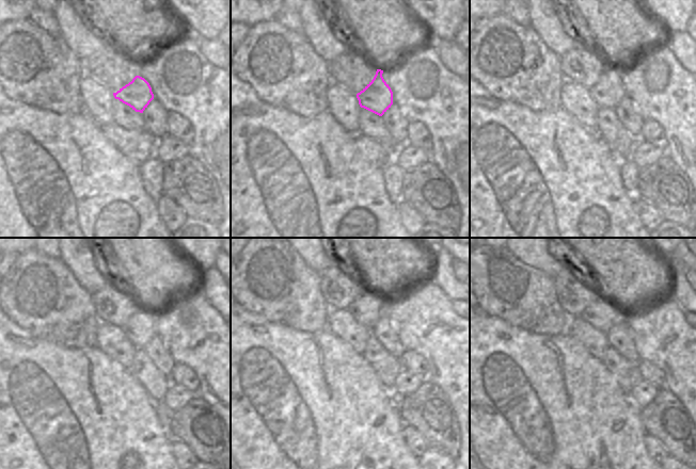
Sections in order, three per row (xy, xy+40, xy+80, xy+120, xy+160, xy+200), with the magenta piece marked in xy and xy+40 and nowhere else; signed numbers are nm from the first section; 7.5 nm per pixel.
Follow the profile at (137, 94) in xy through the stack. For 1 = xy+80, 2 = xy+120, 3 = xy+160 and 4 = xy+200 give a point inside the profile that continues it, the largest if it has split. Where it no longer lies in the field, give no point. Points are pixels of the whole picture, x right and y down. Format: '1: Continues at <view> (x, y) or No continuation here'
1: Continues at xy+80 (610, 91)
2: Continues at xy+120 (141, 326)
3: Continues at xy+160 (384, 325)
4: Continues at xy+200 (625, 328)

